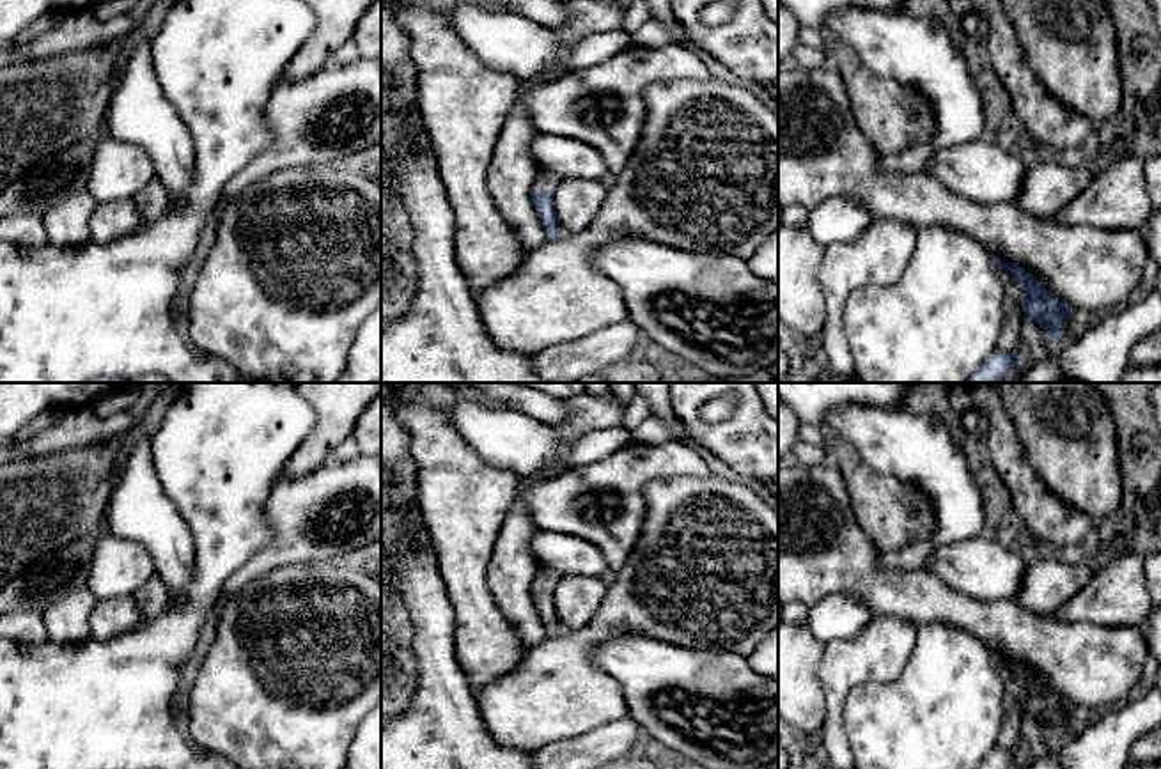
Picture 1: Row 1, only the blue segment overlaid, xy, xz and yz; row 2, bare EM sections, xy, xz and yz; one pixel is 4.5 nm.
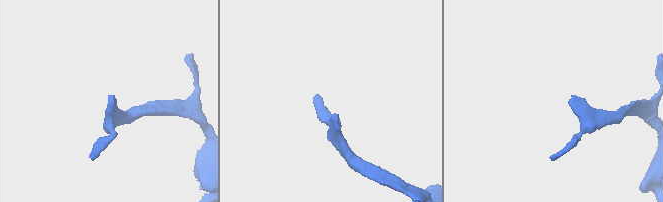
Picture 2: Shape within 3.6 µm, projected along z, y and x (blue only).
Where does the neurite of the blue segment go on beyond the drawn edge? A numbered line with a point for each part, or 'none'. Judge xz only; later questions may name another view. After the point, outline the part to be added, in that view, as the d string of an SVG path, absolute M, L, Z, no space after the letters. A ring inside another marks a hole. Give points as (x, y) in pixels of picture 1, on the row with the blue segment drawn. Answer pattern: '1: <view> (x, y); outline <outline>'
1: xz (545, 181); outline M539 170L539 175L535 177L532 190L537 190L541 193L548 190L557 191L560 181L562 179L553 172Z

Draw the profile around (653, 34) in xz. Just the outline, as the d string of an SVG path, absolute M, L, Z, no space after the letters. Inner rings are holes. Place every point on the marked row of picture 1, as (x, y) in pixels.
M651 18L635 34L631 34L633 46L638 48L666 48L670 44L693 46L686 28L675 21L672 27Z

